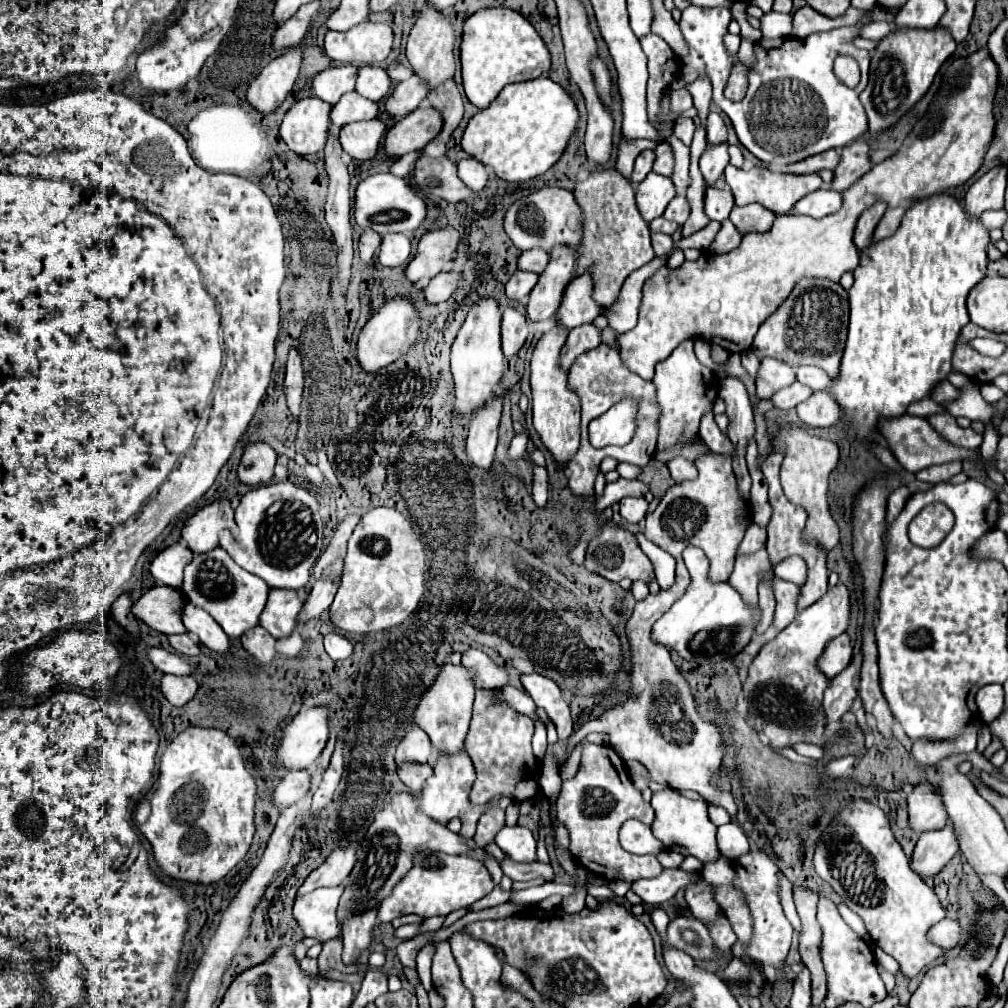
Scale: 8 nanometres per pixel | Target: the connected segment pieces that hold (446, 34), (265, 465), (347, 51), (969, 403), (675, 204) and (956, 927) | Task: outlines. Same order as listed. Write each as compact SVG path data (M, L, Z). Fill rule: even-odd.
M431 3L425 5L425 9L419 13L409 39L407 39L407 59L413 65L415 73L423 79L427 79L429 87L437 87L439 83L443 83L445 79L453 77L455 73L455 29L453 23L447 15L447 11L439 11L435 9Z
M247 443L241 465L237 469L239 481L251 487L267 485L273 481L277 453L265 443Z
M363 21L345 33L327 31L325 53L339 63L377 65L387 59L393 45L393 31L385 23Z
M975 387L961 389L961 397L945 405L945 409L955 417L963 415L963 417L969 417L971 421L987 421L993 417L993 407L983 401L981 393Z
M677 195L677 197L671 201L671 205L667 205L663 217L665 217L665 219L671 219L671 221L677 221L679 225L683 225L683 223L687 221L689 213L691 213L691 209L689 209L687 197L685 197L685 195Z
M943 919L929 931L929 935L931 935L931 941L935 941L935 945L943 949L953 949L961 945L963 927L953 919Z

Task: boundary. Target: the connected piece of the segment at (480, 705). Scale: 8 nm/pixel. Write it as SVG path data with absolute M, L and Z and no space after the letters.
M477 689L471 731L467 735L467 753L475 765L477 779L471 789L471 803L487 803L497 795L509 797L515 803L529 801L539 793L537 775L529 779L527 759L531 757L533 721L527 715L517 713L507 703L489 705L489 689Z

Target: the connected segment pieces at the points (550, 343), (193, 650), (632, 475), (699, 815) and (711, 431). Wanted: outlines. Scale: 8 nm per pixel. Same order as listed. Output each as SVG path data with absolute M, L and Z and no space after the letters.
M557 323L547 331L531 359L531 393L533 393L533 425L543 441L543 445L553 453L553 457L565 465L565 461L575 455L579 449L579 421L581 421L581 403L575 391L567 387L567 371L559 365L563 343L567 341L569 331Z
M187 633L185 635L169 635L167 639L169 639L171 647L181 655L199 655L201 653L199 643L195 643Z
M619 463L617 471L621 477L627 477L627 479L637 479L641 475L641 467L635 467L631 463Z
M661 789L653 793L651 807L655 809L655 823L651 825L651 831L659 841L669 845L669 849L679 851L681 855L695 855L703 863L715 861L719 857L717 837L715 837L717 827L709 821L707 803L703 799L693 801L693 799L679 795L673 789Z
M713 411L705 413L703 419L701 419L701 425L699 425L699 437L701 441L713 451L713 453L727 453L727 455L733 455L733 445L731 441L727 439L727 435L723 435L717 427L717 423L713 421Z

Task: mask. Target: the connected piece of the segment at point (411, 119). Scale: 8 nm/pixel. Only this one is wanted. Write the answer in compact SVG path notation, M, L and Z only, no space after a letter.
M419 107L397 121L385 137L385 149L393 157L423 149L443 129L443 115L435 107Z

